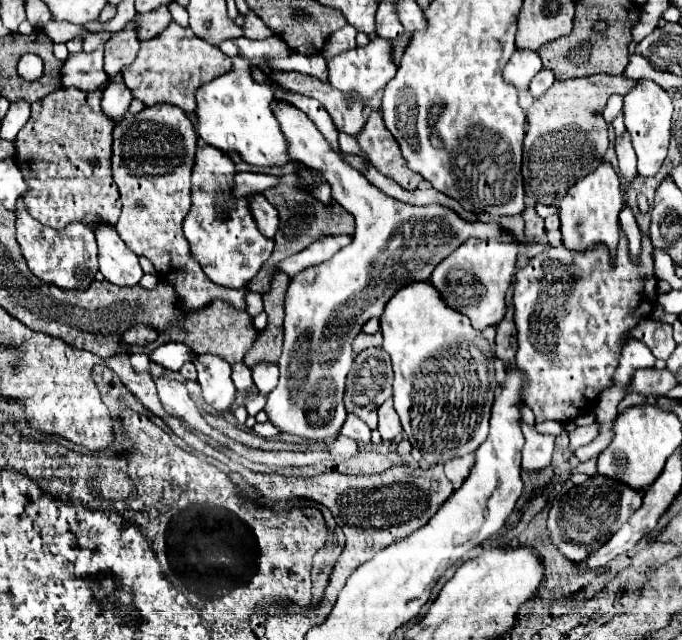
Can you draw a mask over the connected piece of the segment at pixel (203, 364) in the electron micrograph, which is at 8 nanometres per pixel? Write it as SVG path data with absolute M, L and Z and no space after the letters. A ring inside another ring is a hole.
M197 355L193 359L203 389L205 401L217 411L229 411L237 397L237 387L231 379L231 365L217 355Z

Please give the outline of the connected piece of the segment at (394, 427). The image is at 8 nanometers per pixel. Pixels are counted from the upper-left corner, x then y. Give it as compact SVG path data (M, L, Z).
M387 399L381 407L379 407L379 433L381 437L387 439L395 439L401 433L401 423L399 423L399 415L393 409L393 401Z

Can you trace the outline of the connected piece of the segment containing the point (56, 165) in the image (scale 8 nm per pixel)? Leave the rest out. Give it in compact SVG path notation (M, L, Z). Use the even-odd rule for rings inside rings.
M57 89L53 95L31 103L31 117L15 139L15 153L27 153L25 159L17 159L17 167L23 173L27 183L25 195L21 201L33 219L55 231L63 231L69 223L85 223L89 229L99 225L115 227L121 213L119 189L111 173L111 155L113 155L113 121L107 119L101 111L101 93L83 93L79 89Z

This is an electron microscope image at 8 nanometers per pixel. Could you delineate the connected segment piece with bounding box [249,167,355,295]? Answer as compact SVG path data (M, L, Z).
M279 169L277 175L281 175L283 179L279 181L279 185L271 187L269 191L263 191L265 199L279 211L279 231L275 235L275 251L271 255L271 263L265 263L265 267L261 267L261 271L255 275L255 279L251 279L251 291L265 295L265 291L269 291L271 281L277 273L277 263L289 255L295 255L299 251L303 251L305 247L309 247L313 241L321 239L323 235L331 235L331 233L339 233L339 235L349 235L353 237L355 233L355 219L351 213L347 213L335 199L329 207L325 207L325 203L317 203L317 199L313 199L313 195L309 195L309 191L301 191L301 187L297 187L297 175L295 171L285 171Z

